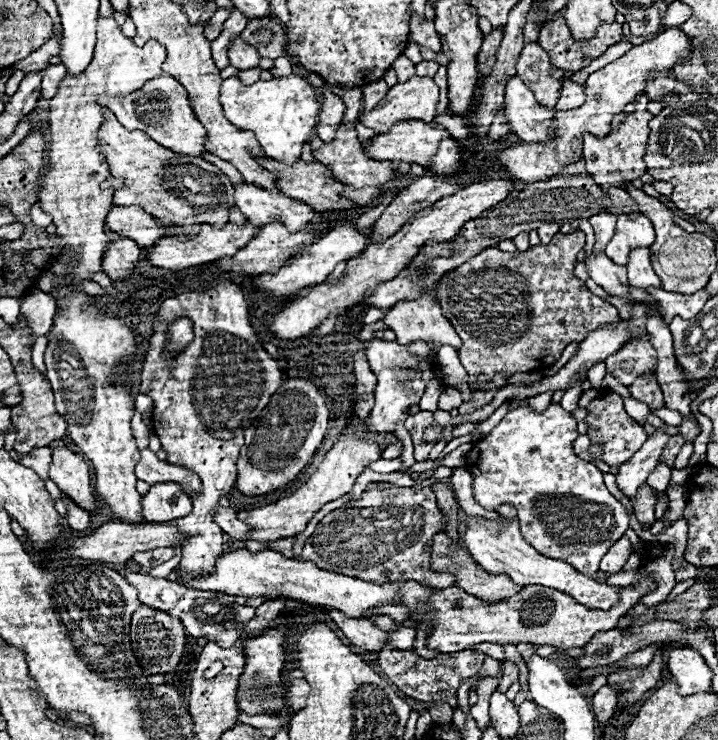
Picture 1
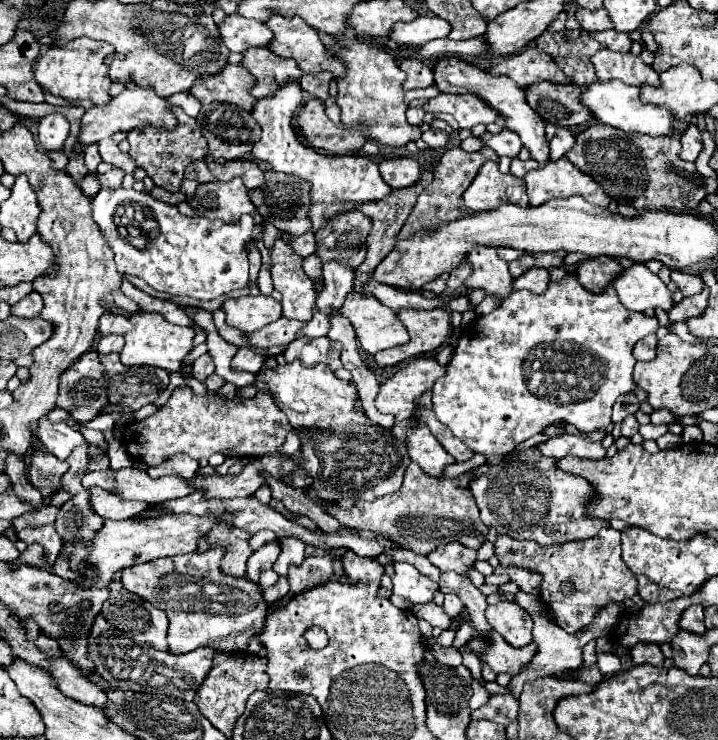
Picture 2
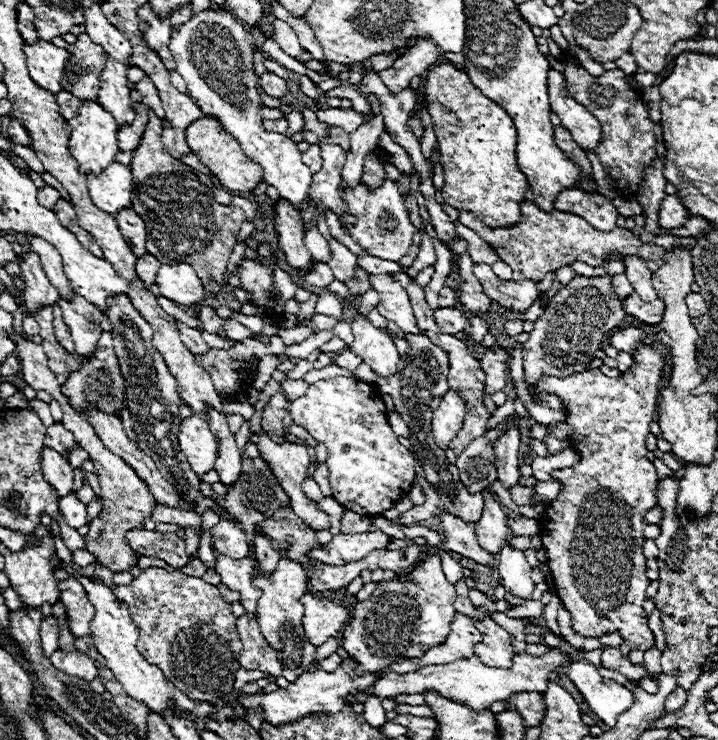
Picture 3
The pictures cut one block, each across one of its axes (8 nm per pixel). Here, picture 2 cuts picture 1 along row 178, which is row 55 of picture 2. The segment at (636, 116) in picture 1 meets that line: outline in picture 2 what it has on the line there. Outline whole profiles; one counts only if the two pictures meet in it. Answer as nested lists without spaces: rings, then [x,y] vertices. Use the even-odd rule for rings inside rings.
[[[602,48],[598,54],[594,54],[592,64],[596,68],[598,80],[602,80],[602,82],[620,80],[620,82],[632,84],[632,86],[642,86],[642,84],[658,86],[658,82],[660,82],[658,74],[632,52],[620,54],[620,52]]]

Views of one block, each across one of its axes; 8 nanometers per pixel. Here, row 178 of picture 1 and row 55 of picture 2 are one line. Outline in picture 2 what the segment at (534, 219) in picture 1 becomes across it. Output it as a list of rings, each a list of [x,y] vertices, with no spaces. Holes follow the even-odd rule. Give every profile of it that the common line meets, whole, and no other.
[[[546,30],[542,36],[538,36],[536,48],[552,56],[558,68],[568,76],[570,84],[586,90],[586,86],[596,82],[596,72],[590,58],[602,48],[602,44],[590,38],[590,34],[584,30]]]

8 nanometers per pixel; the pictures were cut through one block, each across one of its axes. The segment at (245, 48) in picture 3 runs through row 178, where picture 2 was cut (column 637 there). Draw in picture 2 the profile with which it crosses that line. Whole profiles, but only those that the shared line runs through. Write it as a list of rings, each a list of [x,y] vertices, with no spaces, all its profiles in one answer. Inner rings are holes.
[[[634,264],[632,268],[624,270],[624,274],[618,276],[612,286],[620,302],[634,312],[644,312],[648,308],[662,308],[668,312],[674,306],[672,292],[644,264]]]

